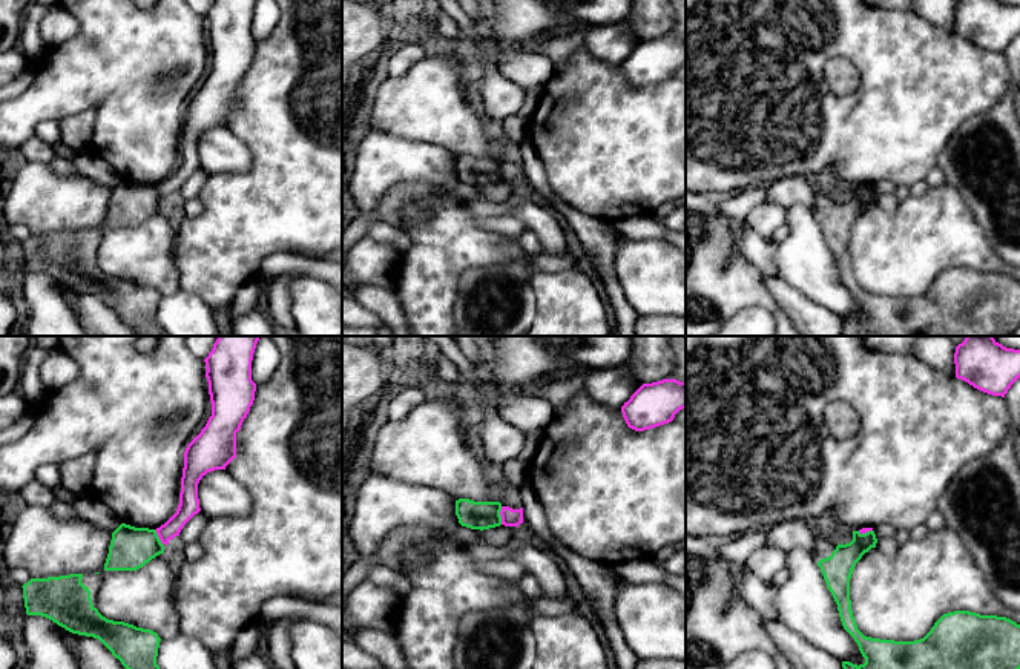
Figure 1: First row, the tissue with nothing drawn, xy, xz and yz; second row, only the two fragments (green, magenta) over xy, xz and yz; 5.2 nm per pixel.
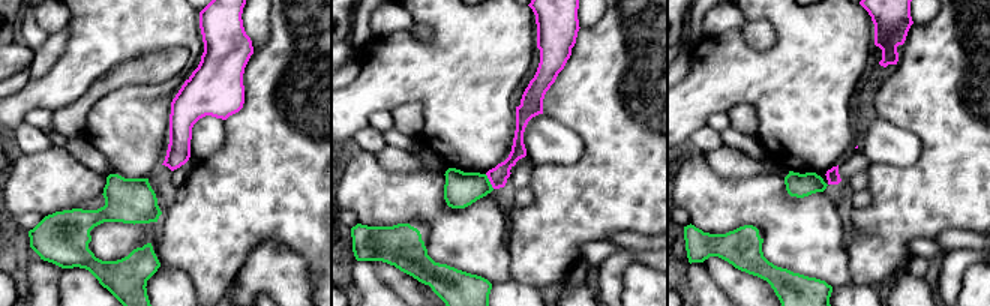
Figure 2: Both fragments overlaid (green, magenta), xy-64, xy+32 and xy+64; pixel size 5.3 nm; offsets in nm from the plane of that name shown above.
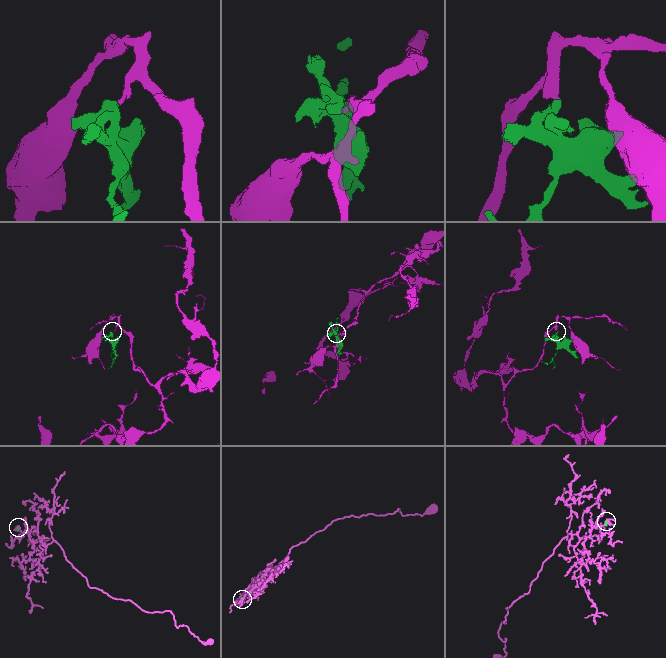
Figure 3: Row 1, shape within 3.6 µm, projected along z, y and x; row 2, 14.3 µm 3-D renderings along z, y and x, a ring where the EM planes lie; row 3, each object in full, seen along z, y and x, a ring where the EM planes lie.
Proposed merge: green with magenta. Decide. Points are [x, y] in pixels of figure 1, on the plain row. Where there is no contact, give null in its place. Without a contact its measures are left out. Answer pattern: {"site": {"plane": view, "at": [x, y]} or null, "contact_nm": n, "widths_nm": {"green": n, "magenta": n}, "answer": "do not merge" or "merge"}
{"site": {"plane": "xz", "at": [500, 172]}, "contact_nm": 100, "widths_nm": {"green": 140, "magenta": 100}, "answer": "do not merge"}

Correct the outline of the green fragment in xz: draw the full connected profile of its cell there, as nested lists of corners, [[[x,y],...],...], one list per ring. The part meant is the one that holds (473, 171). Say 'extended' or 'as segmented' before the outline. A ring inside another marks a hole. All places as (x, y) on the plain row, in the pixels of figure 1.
as segmented; [[[456,157],[456,172],[462,183],[471,186],[489,186],[502,181],[500,158]]]

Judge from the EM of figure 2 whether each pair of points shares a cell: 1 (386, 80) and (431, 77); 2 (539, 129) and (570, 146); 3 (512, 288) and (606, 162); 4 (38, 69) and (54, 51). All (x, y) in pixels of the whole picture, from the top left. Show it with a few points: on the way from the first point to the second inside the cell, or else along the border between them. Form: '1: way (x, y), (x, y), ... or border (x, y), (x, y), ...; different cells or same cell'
1: way (396, 77), (420, 77); same cell
2: way (546, 137), (552, 143), (563, 146); same cell
3: border (492, 282), (518, 279), (540, 290); different cells
4: way (41, 65), (50, 56); same cell

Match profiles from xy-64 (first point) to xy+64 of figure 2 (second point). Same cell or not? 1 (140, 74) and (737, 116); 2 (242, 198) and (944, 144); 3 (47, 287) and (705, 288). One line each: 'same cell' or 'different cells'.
1: same cell
2: same cell
3: same cell

